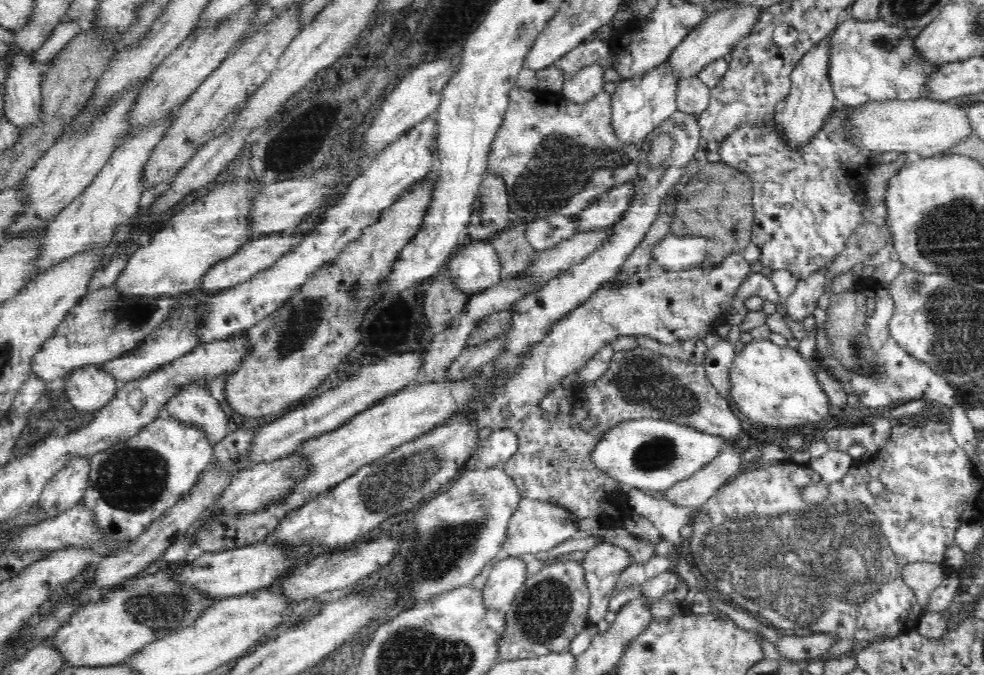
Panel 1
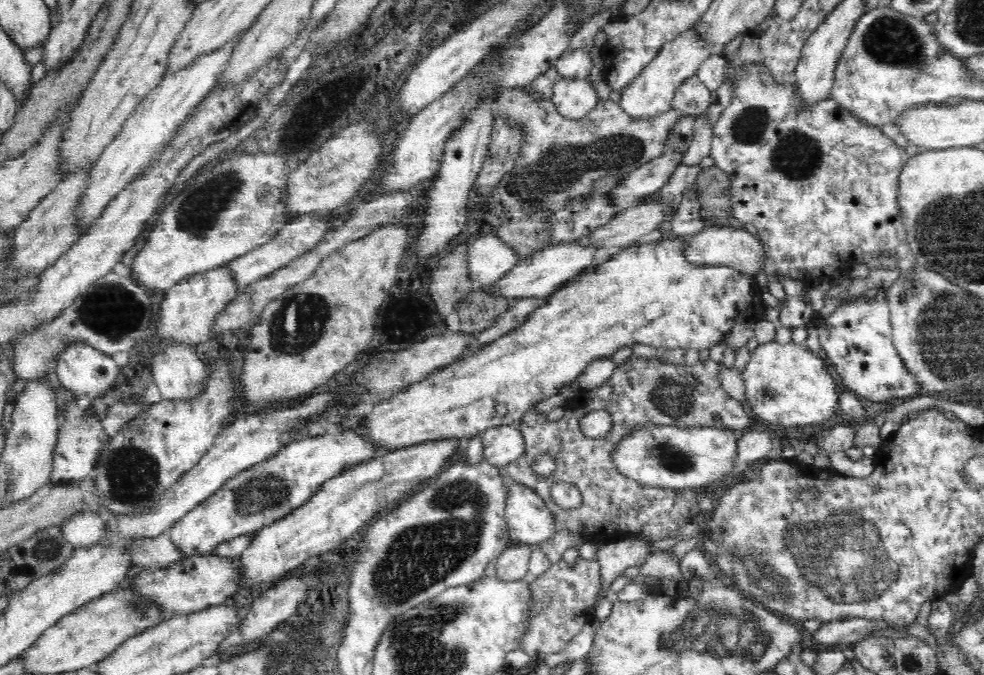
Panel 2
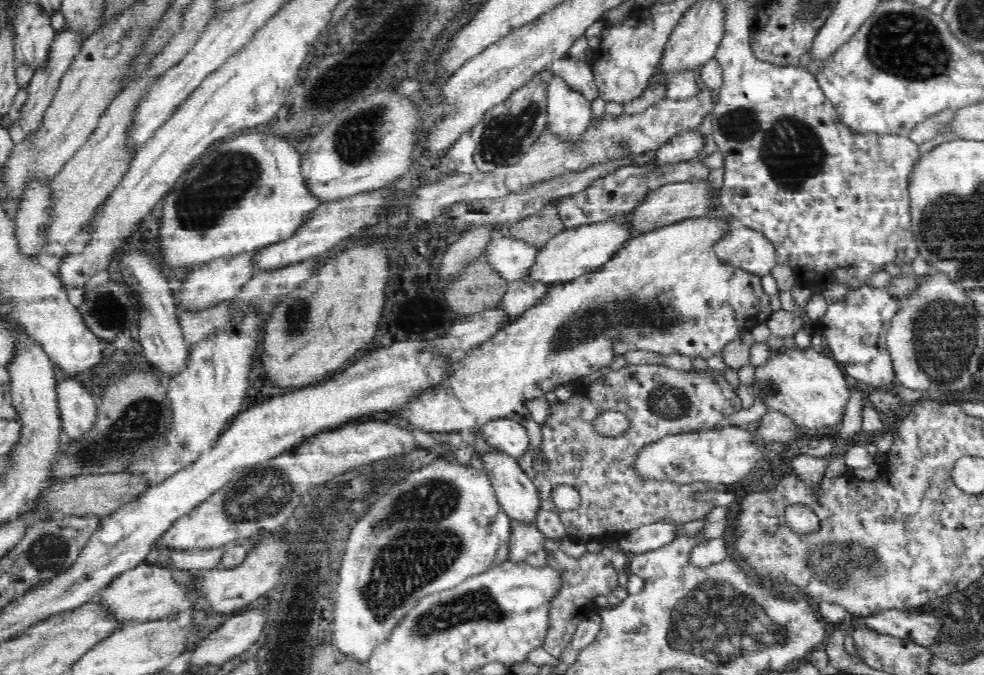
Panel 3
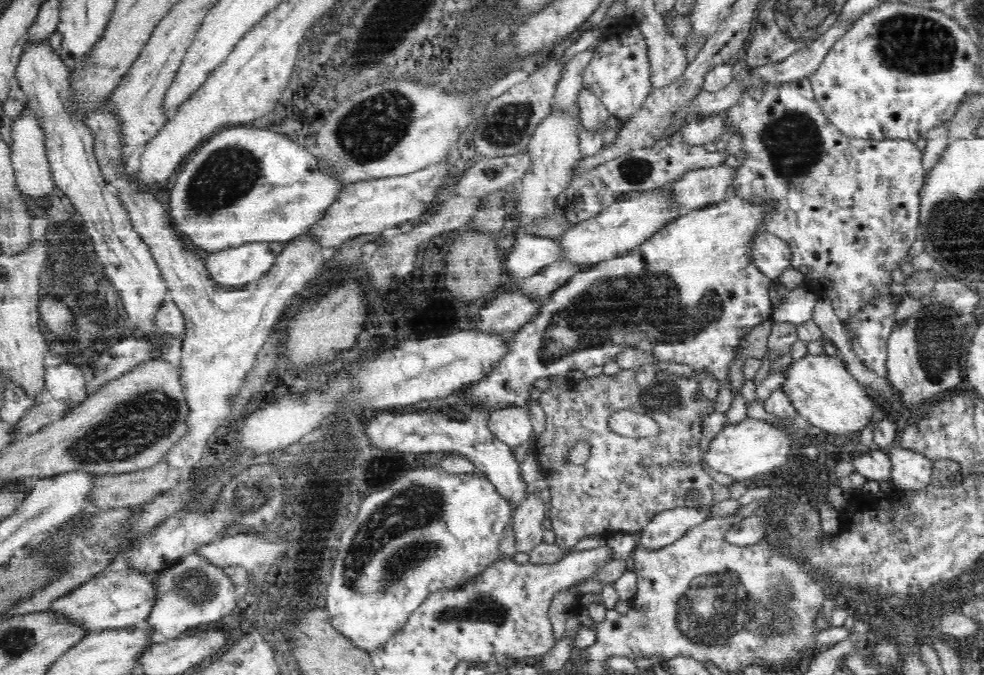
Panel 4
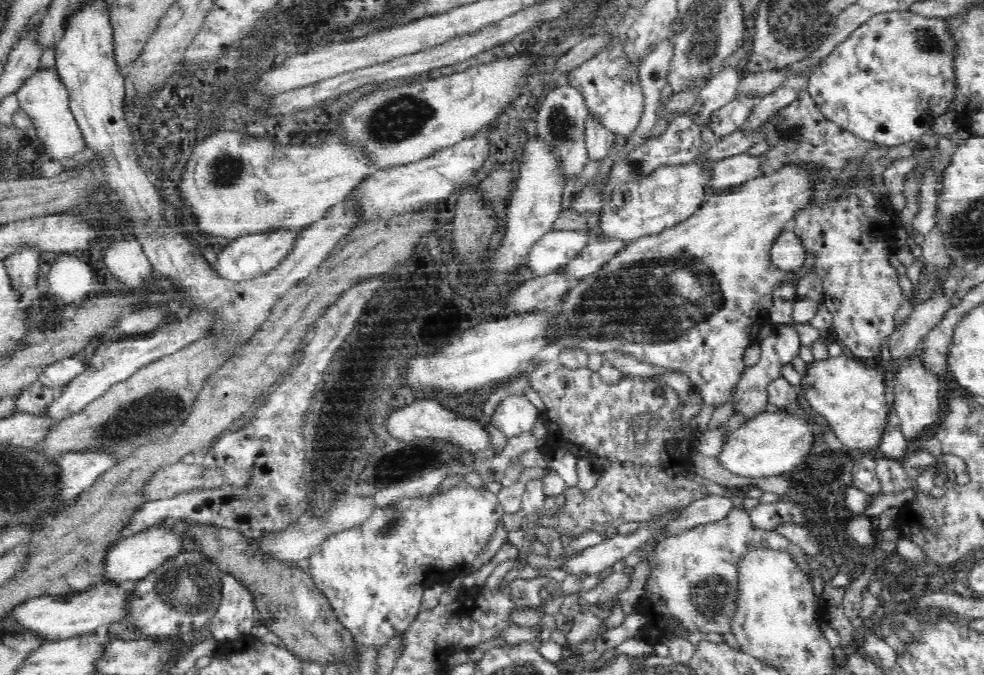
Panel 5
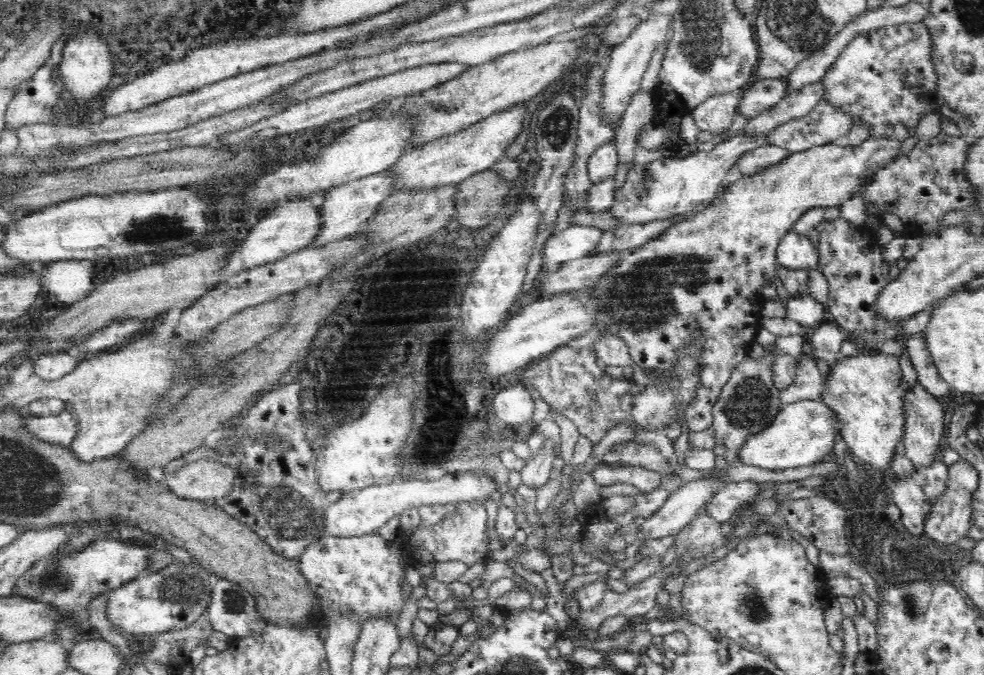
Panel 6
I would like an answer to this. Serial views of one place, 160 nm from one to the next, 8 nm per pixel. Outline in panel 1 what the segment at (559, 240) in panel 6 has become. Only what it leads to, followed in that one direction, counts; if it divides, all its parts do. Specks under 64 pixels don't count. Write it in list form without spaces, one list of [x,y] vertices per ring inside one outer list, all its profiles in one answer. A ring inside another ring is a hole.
[[[484,239],[471,242],[448,260],[454,283],[467,295],[490,288],[490,285],[502,279],[502,261],[492,241]]]

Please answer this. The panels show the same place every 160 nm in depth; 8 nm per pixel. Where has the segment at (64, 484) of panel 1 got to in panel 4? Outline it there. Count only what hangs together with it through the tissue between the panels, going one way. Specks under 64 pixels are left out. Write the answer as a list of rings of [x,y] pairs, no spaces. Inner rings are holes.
[[[65,360],[58,366],[50,366],[44,370],[44,386],[48,393],[56,400],[65,402],[79,402],[86,400],[85,376],[83,371],[68,364]]]

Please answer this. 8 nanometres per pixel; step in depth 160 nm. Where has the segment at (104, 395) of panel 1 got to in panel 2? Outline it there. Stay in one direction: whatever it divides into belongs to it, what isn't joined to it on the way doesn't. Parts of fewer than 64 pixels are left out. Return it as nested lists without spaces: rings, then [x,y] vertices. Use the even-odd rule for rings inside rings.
[[[68,342],[64,350],[56,356],[53,370],[62,385],[76,396],[76,399],[88,397],[98,403],[107,391],[114,386],[121,369],[106,352],[101,352],[87,342]]]

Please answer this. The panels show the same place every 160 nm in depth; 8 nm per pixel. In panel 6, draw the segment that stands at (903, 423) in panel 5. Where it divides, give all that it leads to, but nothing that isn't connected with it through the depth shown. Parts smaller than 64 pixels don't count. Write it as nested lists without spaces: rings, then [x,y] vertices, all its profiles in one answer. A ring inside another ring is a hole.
[[[919,384],[911,386],[907,395],[906,404],[906,430],[902,449],[906,459],[912,462],[918,471],[929,468],[936,458],[940,456],[940,442],[944,440],[944,408],[937,398],[930,395],[924,387]]]

